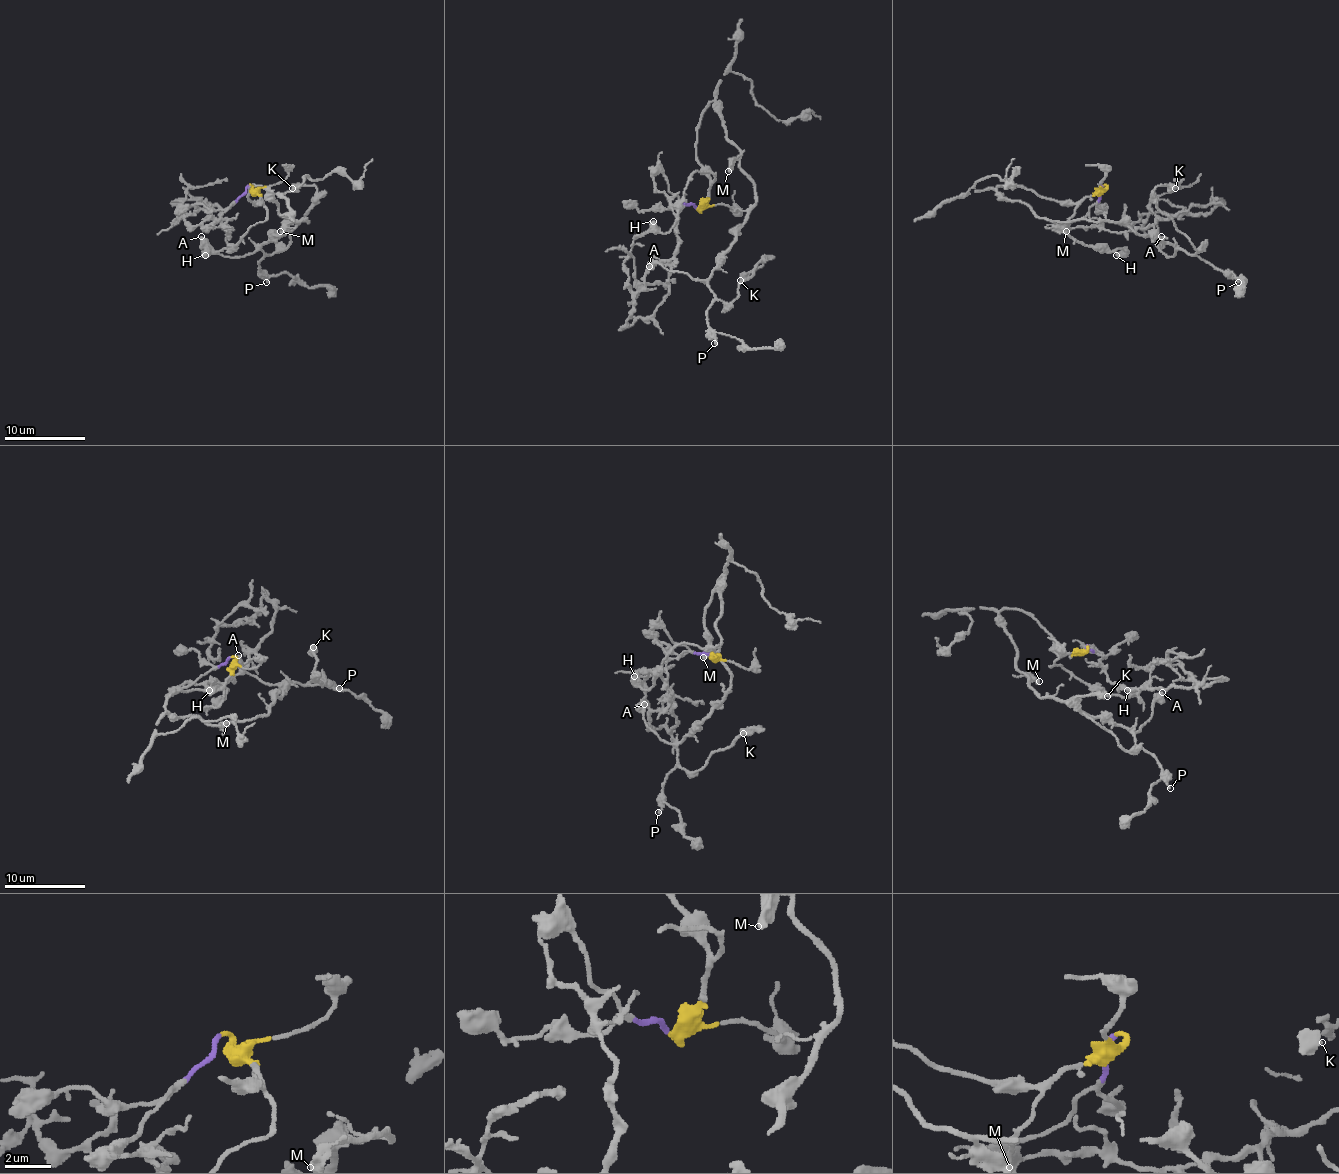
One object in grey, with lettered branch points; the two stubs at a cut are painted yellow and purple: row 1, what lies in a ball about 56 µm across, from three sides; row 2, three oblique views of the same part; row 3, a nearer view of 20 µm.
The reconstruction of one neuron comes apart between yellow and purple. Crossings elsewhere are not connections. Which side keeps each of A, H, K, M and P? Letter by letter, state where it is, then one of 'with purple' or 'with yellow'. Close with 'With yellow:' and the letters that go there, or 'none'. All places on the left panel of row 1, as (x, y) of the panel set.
A: place (201, 236); with yellow
H: place (205, 255); with yellow
K: place (292, 188); with yellow
M: place (280, 231); with yellow
P: place (266, 282); with yellow
With yellow: A, H, K, M, P

